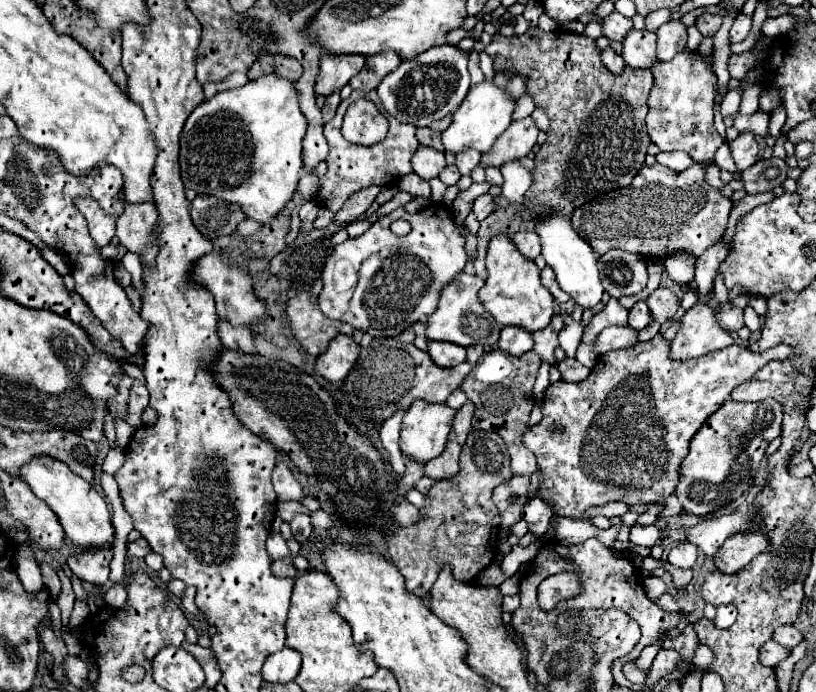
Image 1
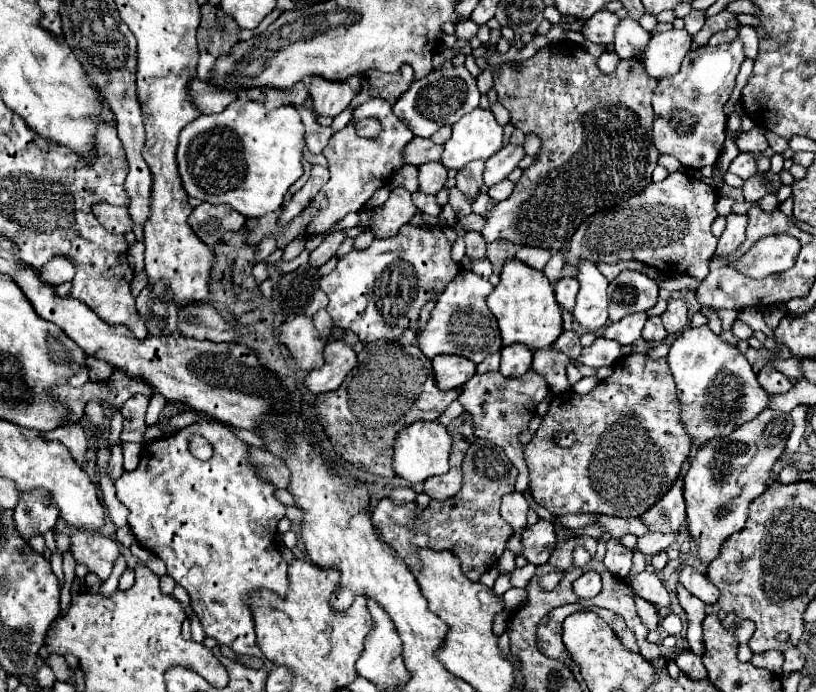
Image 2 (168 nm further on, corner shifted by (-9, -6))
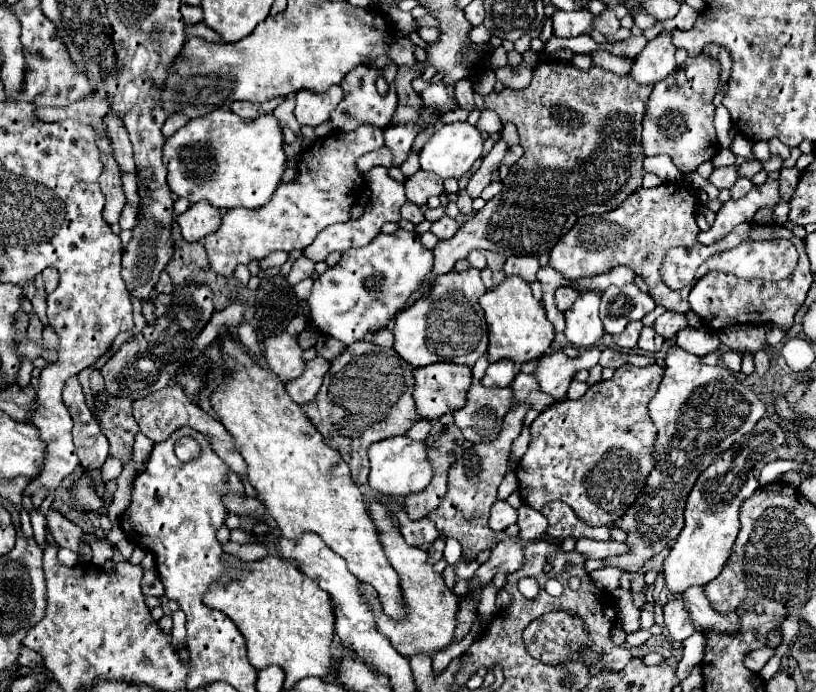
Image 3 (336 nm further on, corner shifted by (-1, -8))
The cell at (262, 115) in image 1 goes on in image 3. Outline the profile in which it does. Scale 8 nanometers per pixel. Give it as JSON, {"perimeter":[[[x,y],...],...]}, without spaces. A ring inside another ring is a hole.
{"perimeter":[[[215,109],[205,117],[191,119],[185,127],[171,135],[163,147],[163,163],[167,167],[169,189],[177,197],[185,197],[191,203],[205,199],[217,209],[257,209],[269,203],[271,195],[281,183],[285,161],[287,157],[283,151],[283,129],[275,115],[261,115],[259,119],[245,121],[231,109]]]}

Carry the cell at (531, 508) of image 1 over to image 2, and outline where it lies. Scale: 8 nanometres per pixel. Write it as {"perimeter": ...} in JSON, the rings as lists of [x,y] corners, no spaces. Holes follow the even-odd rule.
{"perimeter":[[[539,519],[539,523],[535,523],[533,527],[527,527],[521,533],[521,547],[523,547],[521,555],[533,565],[543,565],[549,559],[555,547],[555,541],[557,541],[557,535],[555,535],[553,523]]]}

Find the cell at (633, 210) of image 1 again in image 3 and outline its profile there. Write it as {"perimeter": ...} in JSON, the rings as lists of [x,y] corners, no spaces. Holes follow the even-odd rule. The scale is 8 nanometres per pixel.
{"perimeter":[[[663,183],[653,189],[637,189],[617,209],[603,215],[587,215],[579,219],[575,227],[561,237],[551,251],[551,267],[563,273],[565,279],[579,279],[589,275],[601,275],[617,265],[631,267],[651,287],[651,297],[657,305],[669,311],[687,313],[691,307],[687,295],[691,285],[673,291],[661,279],[663,257],[673,247],[693,247],[697,243],[699,227],[695,223],[697,195],[687,183]]]}

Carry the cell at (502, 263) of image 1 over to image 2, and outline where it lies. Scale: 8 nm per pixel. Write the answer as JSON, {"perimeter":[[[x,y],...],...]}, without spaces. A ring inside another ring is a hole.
{"perimeter":[[[517,259],[505,263],[501,271],[501,281],[487,297],[487,305],[499,323],[499,331],[505,347],[511,343],[523,343],[531,351],[537,351],[553,345],[557,337],[563,333],[561,307],[555,301],[553,285],[543,275],[543,271],[529,269],[529,265],[523,265]]]}

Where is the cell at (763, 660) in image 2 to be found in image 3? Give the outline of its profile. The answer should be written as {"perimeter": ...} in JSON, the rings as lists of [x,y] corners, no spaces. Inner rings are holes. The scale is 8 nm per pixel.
{"perimeter":[[[763,647],[763,649],[757,649],[757,651],[753,651],[751,655],[747,655],[747,659],[745,659],[745,667],[749,667],[749,671],[753,671],[753,673],[759,673],[765,665],[767,665],[767,661],[773,657],[773,649],[771,647]]]}

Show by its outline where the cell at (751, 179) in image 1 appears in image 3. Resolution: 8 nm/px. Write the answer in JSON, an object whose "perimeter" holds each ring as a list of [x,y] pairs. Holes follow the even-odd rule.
{"perimeter":[[[739,179],[733,187],[731,187],[731,199],[741,199],[743,195],[747,195],[753,189],[753,181],[751,179]]]}

